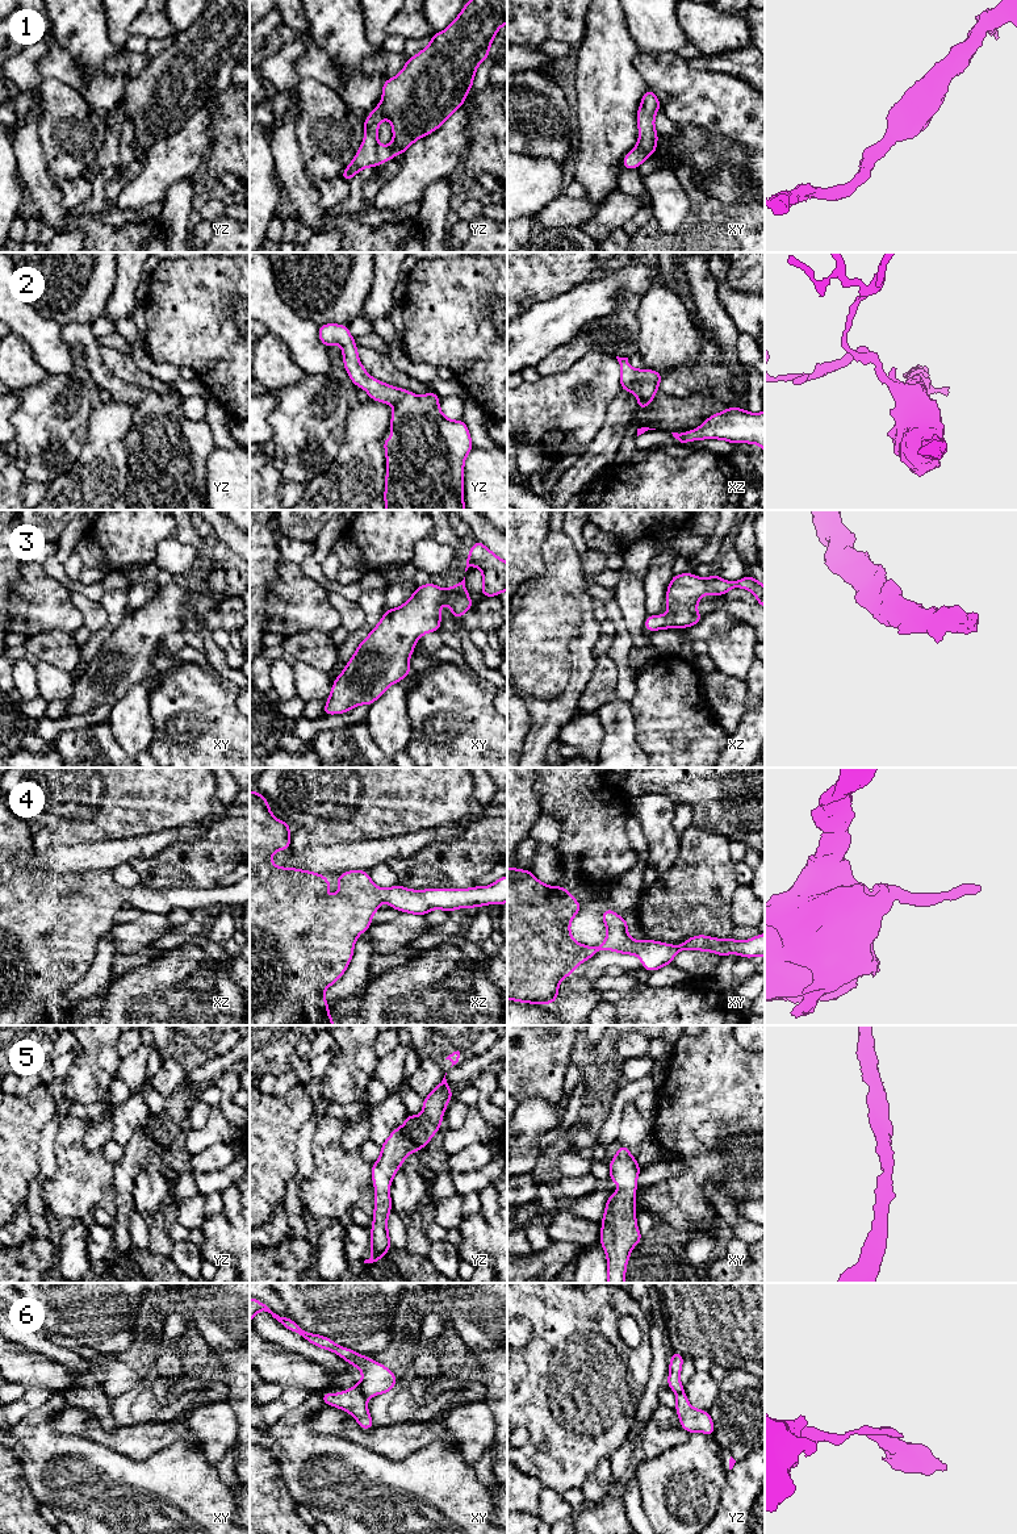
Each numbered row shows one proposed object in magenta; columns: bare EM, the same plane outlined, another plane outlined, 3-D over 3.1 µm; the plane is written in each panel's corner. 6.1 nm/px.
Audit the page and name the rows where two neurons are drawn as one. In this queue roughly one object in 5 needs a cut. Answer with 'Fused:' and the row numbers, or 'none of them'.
Fused: 6

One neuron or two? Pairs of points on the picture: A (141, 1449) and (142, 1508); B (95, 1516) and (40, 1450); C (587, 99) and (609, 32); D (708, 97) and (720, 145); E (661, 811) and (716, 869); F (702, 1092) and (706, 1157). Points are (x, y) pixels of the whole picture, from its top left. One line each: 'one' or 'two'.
A: two
B: one
C: one
D: two
E: two
F: one

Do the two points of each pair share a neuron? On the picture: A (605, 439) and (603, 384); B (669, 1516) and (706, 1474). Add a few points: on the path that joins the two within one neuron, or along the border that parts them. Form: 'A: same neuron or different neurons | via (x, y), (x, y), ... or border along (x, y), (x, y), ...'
A: different neurons | border along (618, 393), (607, 408), (603, 427), (587, 447)
B: same neuron | via (679, 1505), (679, 1500), (695, 1484)

